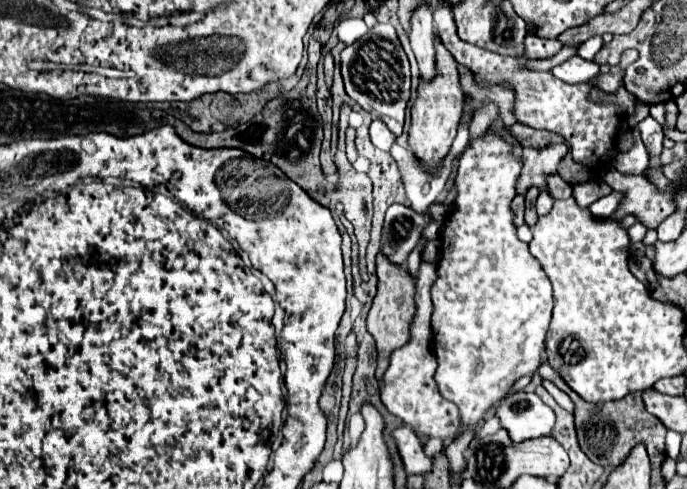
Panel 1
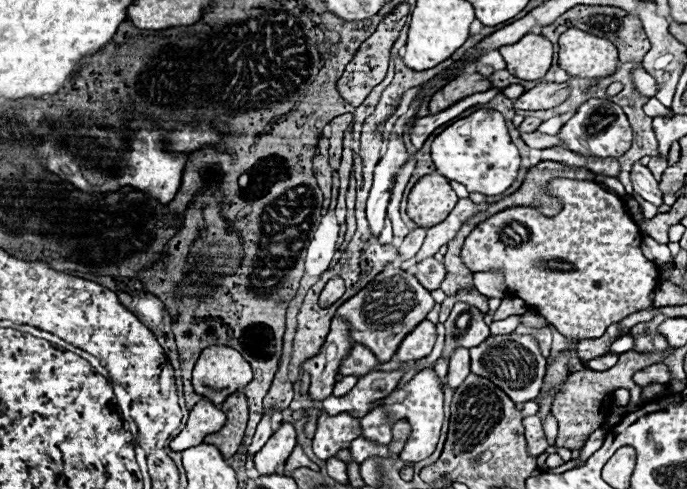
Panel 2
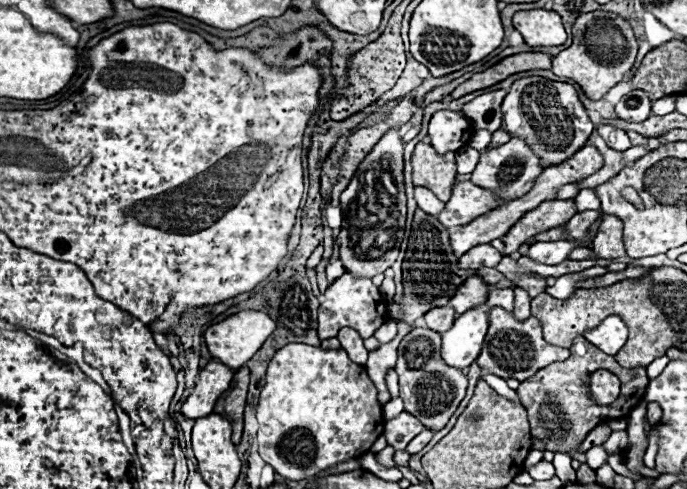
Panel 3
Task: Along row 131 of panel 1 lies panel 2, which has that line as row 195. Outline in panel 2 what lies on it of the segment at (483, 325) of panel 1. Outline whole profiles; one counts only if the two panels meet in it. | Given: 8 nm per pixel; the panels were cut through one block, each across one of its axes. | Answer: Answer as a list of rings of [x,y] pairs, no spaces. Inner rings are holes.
[[[476,110],[476,114],[454,122],[434,138],[432,162],[442,176],[464,184],[468,192],[496,196],[512,186],[520,168],[520,154],[510,140],[502,114],[496,110]]]

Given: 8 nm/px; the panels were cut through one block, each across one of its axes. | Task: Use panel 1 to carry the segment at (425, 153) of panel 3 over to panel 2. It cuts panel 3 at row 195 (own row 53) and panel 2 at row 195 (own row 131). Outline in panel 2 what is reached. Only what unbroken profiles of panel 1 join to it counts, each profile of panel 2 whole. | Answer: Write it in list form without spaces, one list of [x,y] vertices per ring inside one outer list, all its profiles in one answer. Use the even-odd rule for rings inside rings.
[[[434,172],[416,182],[408,196],[406,212],[418,226],[430,226],[434,222],[442,222],[442,218],[446,218],[454,208],[454,202],[458,202],[458,196],[450,182]]]

